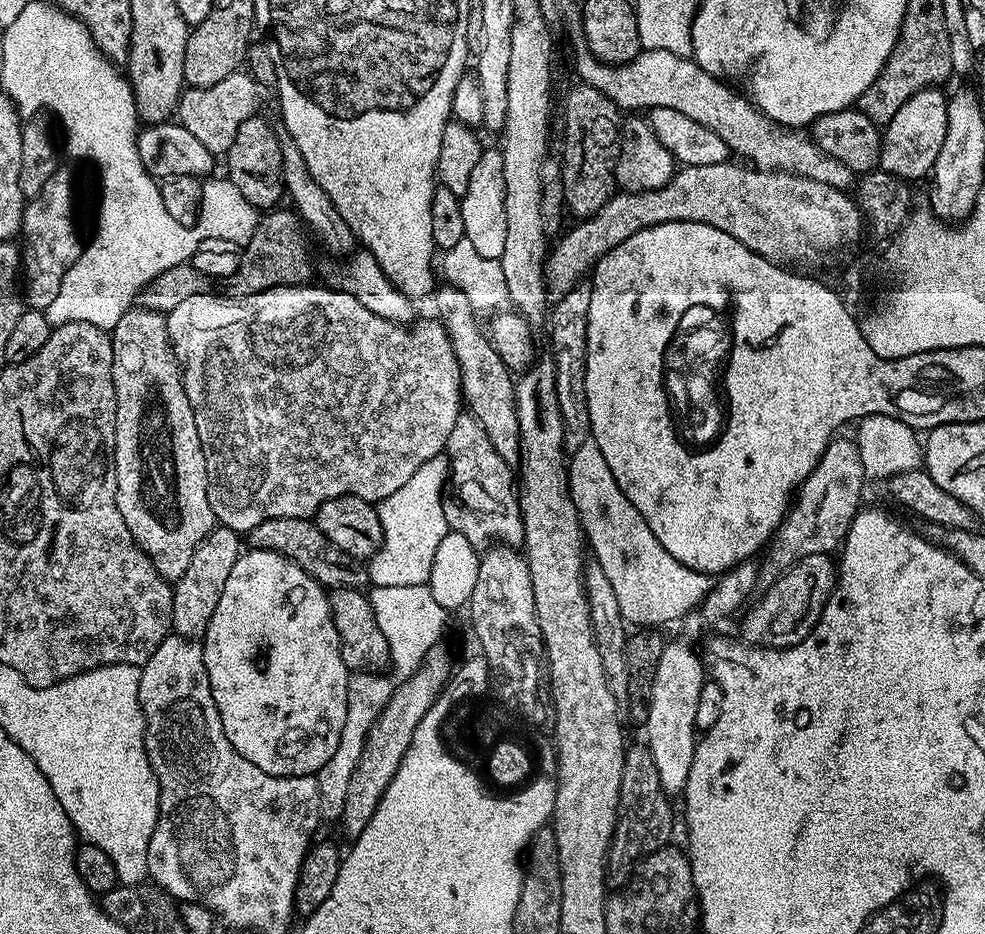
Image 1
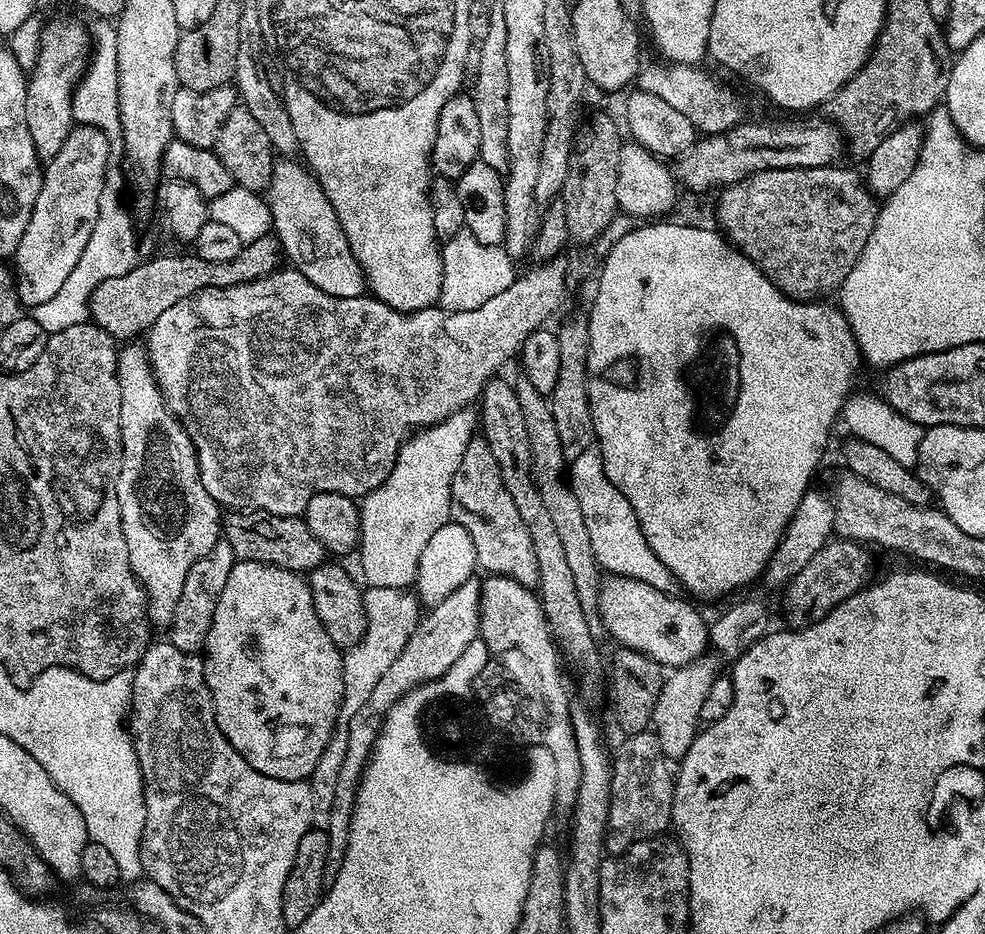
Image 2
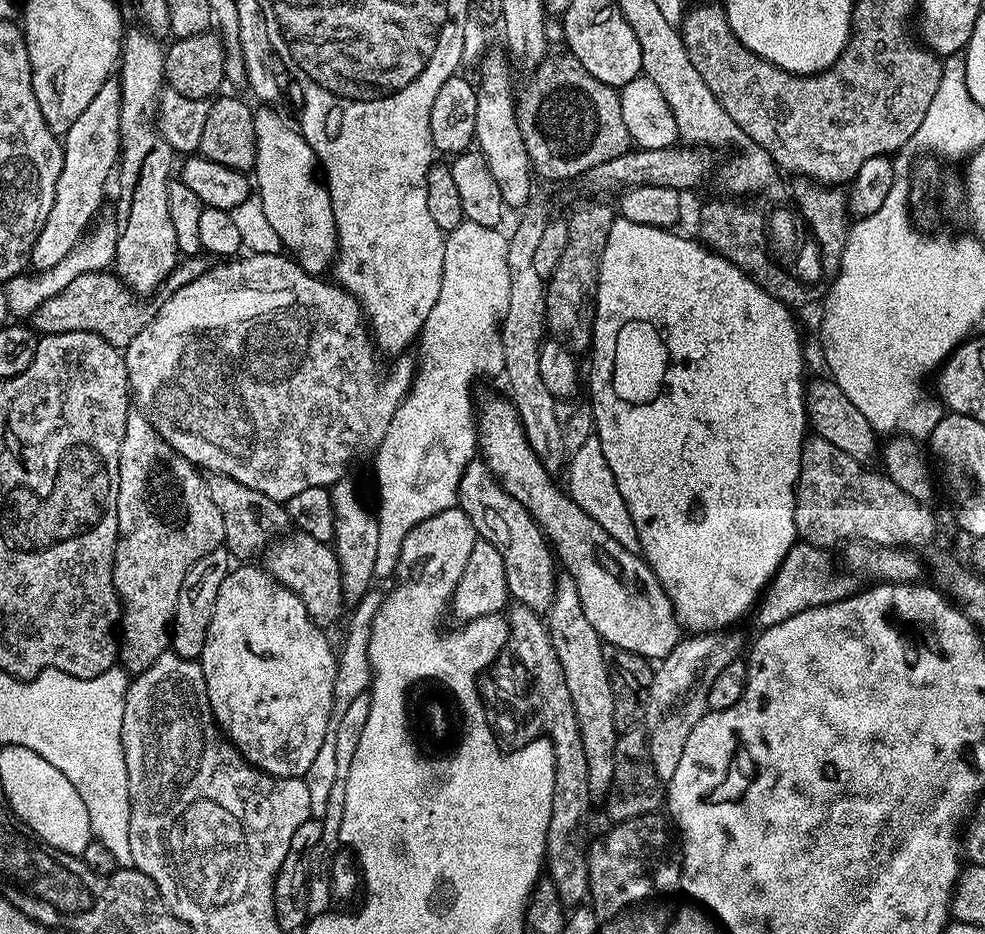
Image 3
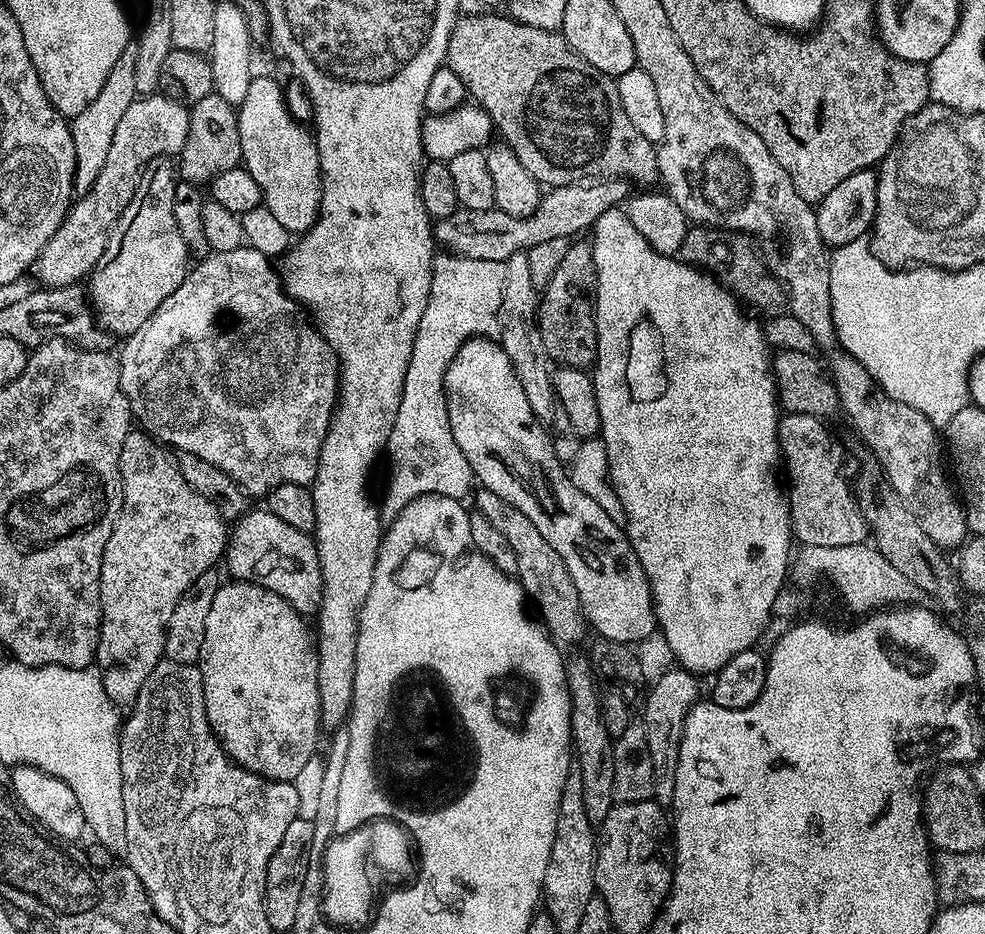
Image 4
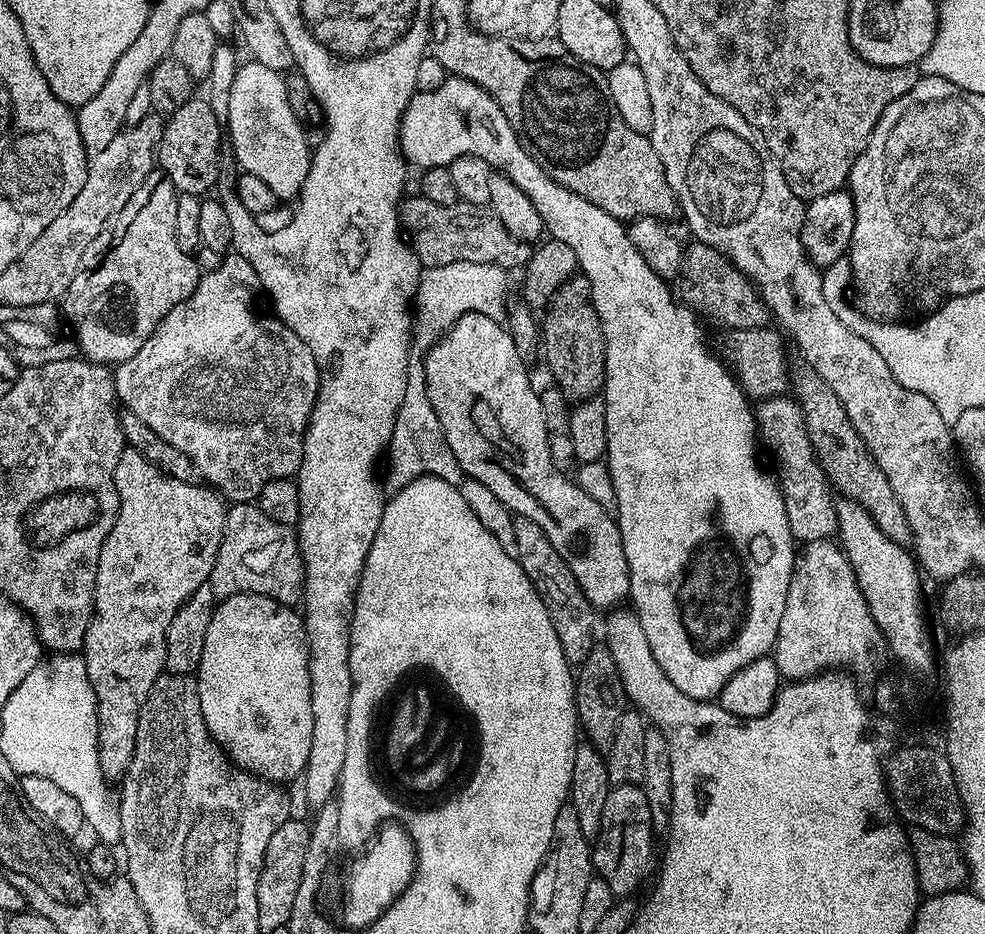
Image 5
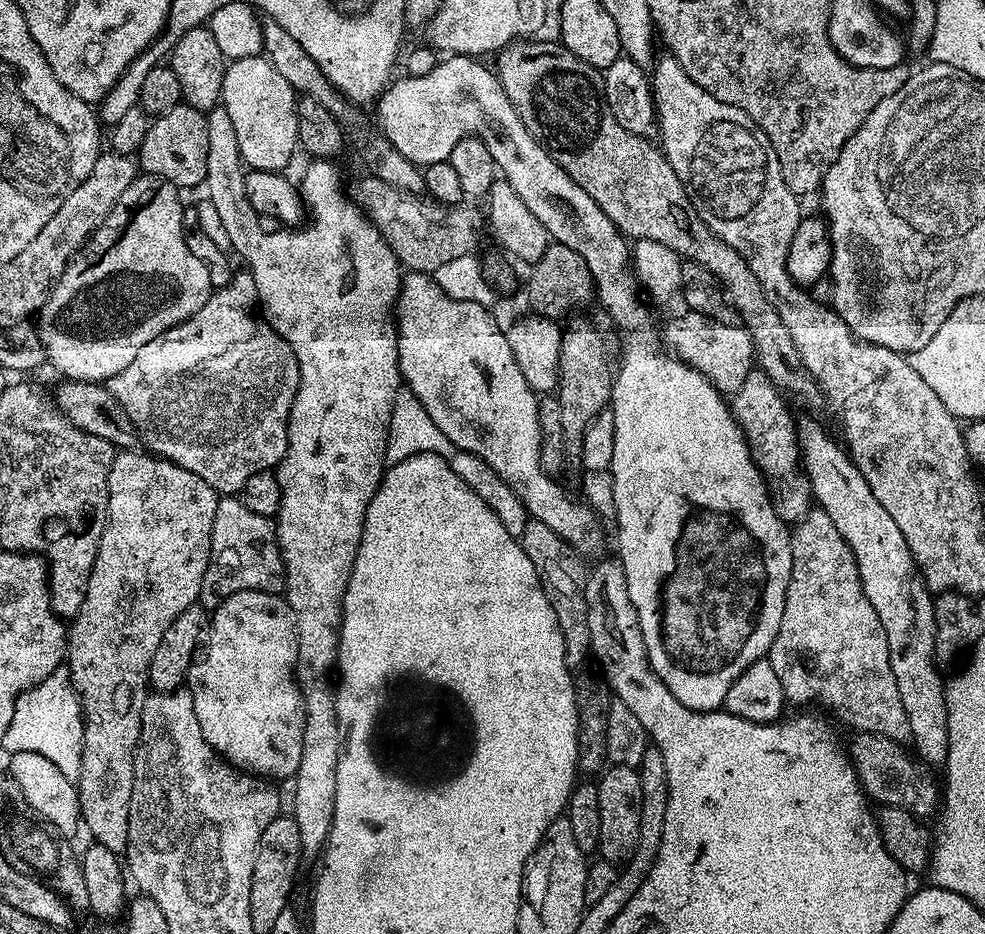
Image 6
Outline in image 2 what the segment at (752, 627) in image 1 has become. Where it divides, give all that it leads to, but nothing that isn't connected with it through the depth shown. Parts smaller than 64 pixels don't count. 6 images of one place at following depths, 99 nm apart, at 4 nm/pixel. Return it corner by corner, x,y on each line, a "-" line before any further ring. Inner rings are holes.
833,538
828,541
793,580
786,584
788,593
784,596
784,604
788,607
788,616
793,620
793,625
807,626
816,620
821,620
831,608
841,604
854,593
867,588
872,576
872,556
863,543
843,538

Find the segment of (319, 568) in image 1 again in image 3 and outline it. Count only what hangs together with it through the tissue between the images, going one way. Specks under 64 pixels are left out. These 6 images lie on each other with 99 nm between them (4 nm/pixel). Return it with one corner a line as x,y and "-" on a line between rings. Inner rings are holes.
221,472
211,473
207,482
210,498
214,498
214,506
218,506
222,514
223,547
227,548
235,559
237,556
237,561
248,562
259,557
268,545
273,543
274,538
283,537
289,531
288,510
281,501
266,498
266,494
258,494
258,490
250,490
248,486
234,482
234,478
224,476

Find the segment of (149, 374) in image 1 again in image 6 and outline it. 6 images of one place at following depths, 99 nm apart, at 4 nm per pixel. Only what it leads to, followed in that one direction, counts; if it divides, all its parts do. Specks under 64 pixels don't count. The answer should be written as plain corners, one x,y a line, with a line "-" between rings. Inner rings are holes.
140,450
117,451
114,462
110,466
108,479
108,524
100,539
100,549
94,558
94,570
90,570
90,582
86,586
86,598
82,602
82,610
71,617
70,627
66,632
66,667
72,675
72,684
80,698
80,706
84,710
84,749
82,750
82,770
78,781
80,794
80,819
83,827
88,827
91,839
97,844
106,846
106,850
117,854
128,847
128,831
130,830
130,794
134,790
134,758
136,747
140,741
140,715
144,705
144,697
149,695
148,667
154,658
154,650
158,650
158,642
162,642
162,634
170,630
170,622
182,614
182,610
193,607
200,599
202,578
206,574
206,566
212,553
212,531
214,530
214,514
218,510
220,496
209,484
202,482
198,474
186,470
182,466
172,464
155,454
145,454

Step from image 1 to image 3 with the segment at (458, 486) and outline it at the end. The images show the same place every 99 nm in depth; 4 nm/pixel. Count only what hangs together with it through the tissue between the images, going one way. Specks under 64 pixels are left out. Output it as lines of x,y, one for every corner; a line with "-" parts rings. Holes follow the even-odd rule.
482,458
470,461
462,474
458,507
466,514
466,518
470,518
477,537
493,544
502,554
502,562
506,566
509,597
515,603
525,604
530,610
541,614
547,613
548,608
554,602
558,575
558,560
554,555
553,547
544,531
537,526
535,518
522,506
522,502
518,502
510,494
506,494
506,490
497,482
490,466
486,466
486,462

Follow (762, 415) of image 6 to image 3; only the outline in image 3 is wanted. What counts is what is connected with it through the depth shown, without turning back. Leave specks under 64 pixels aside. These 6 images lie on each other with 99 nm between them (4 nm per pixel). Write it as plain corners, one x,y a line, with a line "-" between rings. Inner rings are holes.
812,434
804,441
800,473
796,483
796,505
794,522
796,534
801,541
814,545
821,550
843,546
849,542
879,544
882,548
905,547
916,550
919,544
928,544
936,536
936,520
928,506
910,498
883,471
867,472
869,469
860,464
850,454
842,454
838,446
826,442
826,438

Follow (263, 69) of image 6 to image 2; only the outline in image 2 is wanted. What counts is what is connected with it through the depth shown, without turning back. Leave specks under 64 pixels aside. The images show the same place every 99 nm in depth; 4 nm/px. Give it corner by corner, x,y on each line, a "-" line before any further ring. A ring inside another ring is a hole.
280,158
273,163
272,177
266,189
268,209
272,215
271,231
280,242
287,263
301,272
318,290
330,294
334,298
358,298
365,295
366,281
364,271
360,268
358,258
350,250
350,242
342,230
340,216
334,214
334,206
330,206
330,198
322,190
316,177
303,163
292,158

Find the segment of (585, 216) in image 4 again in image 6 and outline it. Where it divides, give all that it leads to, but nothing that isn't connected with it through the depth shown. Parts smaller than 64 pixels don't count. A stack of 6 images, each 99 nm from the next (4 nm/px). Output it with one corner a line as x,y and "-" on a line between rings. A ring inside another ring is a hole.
365,174
356,184
354,199
360,209
364,211
368,221
382,234
382,238
390,246
390,250
396,255
396,259
408,272
427,272
434,274
438,266
451,262
453,258
471,256
480,244
480,235
486,232
486,220
476,208
468,208
464,204
438,204
431,199
421,199
419,195
411,192
403,192
392,185
380,181
375,174

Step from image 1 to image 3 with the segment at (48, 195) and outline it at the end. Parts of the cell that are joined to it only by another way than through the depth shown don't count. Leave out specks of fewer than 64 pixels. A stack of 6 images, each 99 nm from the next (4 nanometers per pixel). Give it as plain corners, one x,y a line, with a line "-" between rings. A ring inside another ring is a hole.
109,78
106,82
102,82
90,106
82,110
78,122
74,122
74,126
70,126
70,130
62,138
64,161
62,174
58,174
58,190
54,194
54,206
50,206
46,226
42,226
30,257
31,267
37,273
43,274
58,266
62,258
69,256
76,245
85,239
89,231
88,223
92,219
93,221
97,219
96,211
104,204
104,183
111,176
113,179
120,159
121,106
120,81

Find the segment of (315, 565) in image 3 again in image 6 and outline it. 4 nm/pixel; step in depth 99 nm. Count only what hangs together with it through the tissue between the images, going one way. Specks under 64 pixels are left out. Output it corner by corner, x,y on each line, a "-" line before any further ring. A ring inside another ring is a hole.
232,494
220,496
218,510
214,514
214,530
212,531
212,553
206,566
206,574
202,578
199,603
205,609
215,610
222,601
230,598
230,594
238,594
246,590
255,592
284,592
284,559
280,553
280,544
276,540
276,525
262,514
254,514
244,504
243,499

